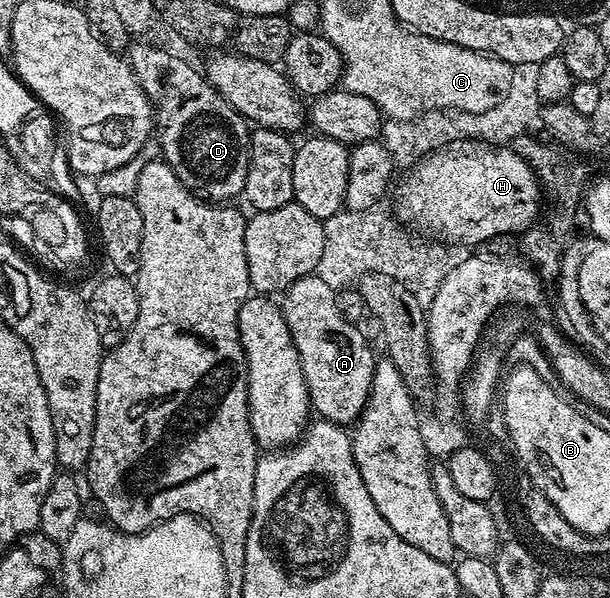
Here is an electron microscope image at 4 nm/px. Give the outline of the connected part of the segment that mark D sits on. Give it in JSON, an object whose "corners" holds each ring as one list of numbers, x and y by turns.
{"corners":[[136,41,129,45,126,58,144,95,154,104,154,134,157,139,160,137,158,150,174,176,205,202,224,204,235,194,243,195,250,137,246,119,186,59,160,46]]}

